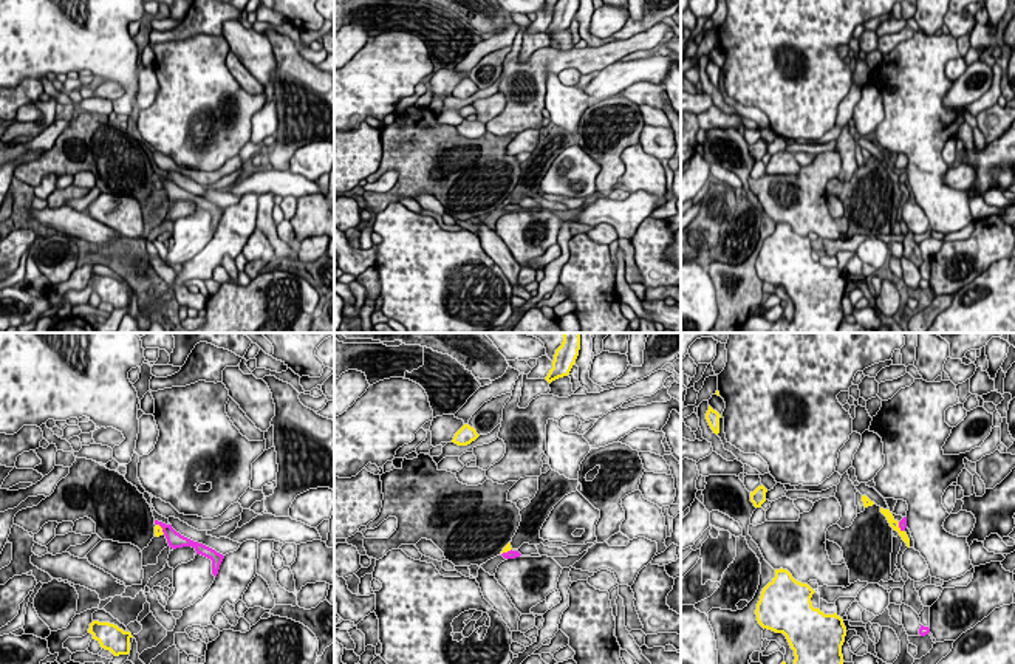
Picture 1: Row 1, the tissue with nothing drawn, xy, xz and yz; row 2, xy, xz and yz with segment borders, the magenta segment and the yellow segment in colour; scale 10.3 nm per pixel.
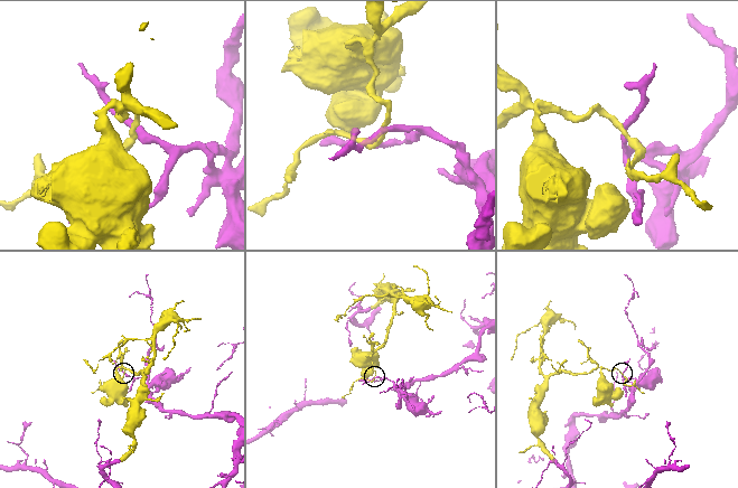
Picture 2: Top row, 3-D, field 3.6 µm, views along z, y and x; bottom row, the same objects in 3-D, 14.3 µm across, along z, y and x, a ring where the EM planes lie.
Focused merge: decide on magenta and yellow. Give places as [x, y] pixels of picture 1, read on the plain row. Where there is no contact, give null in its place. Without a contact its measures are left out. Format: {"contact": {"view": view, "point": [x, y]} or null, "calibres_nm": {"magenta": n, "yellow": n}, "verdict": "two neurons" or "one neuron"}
{"contact": {"view": "yz", "point": [899, 180]}, "calibres_nm": {"magenta": 90, "yellow": 90}, "verdict": "one neuron"}

